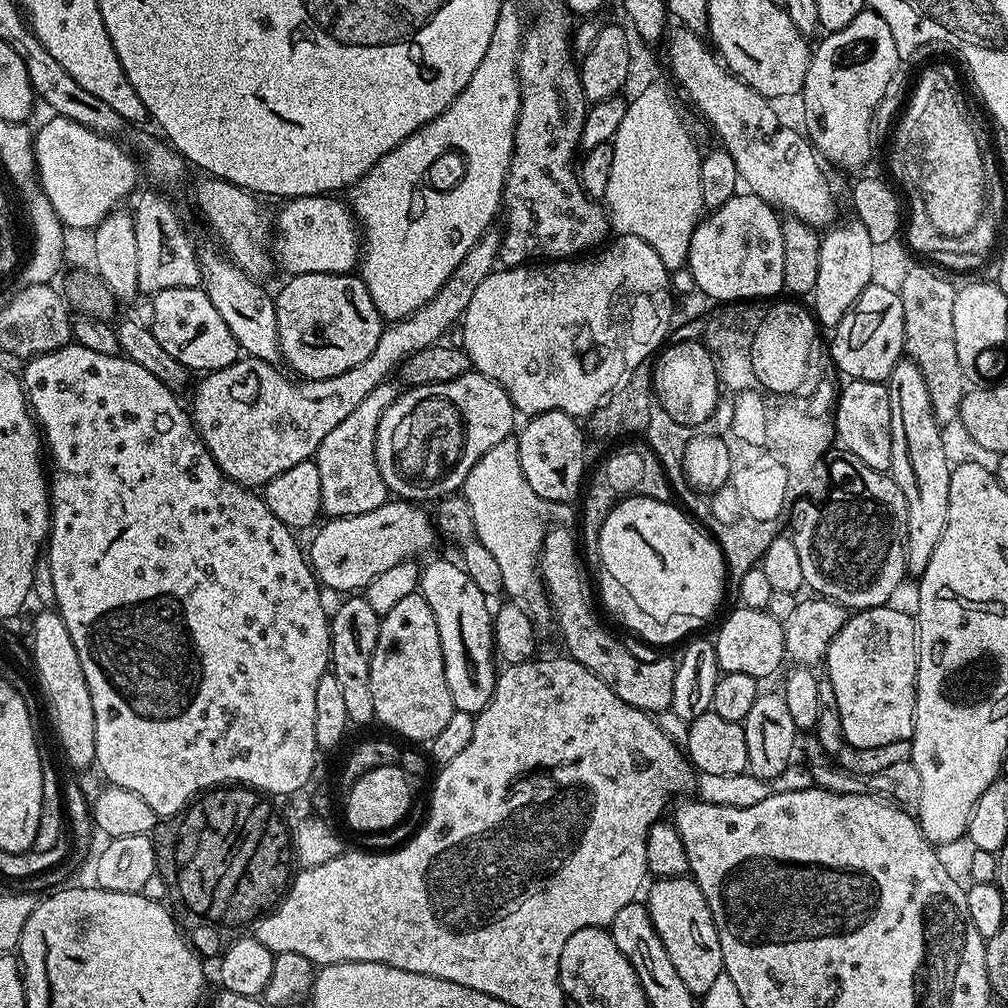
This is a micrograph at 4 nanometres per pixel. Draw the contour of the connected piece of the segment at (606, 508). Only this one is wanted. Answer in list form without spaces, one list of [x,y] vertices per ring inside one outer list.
[[[636,442],[625,443],[628,444],[625,448],[620,448],[613,456],[606,457],[597,466],[596,473],[593,476],[591,473],[590,479],[587,481],[586,491],[582,496],[582,501],[584,500],[582,552],[585,557],[594,557],[600,553],[602,522],[606,522],[606,518],[615,504],[628,500],[632,496],[667,501],[673,499],[672,484],[668,480],[668,472],[664,469],[664,463],[653,454],[647,443],[645,445],[632,443]]]

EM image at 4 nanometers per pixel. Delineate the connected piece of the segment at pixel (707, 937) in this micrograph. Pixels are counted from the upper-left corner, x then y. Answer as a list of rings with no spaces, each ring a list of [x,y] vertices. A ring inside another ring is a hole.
[[[687,875],[656,878],[651,884],[646,899],[650,922],[658,938],[662,938],[662,946],[666,946],[666,954],[670,954],[670,962],[674,962],[674,970],[678,970],[678,978],[682,978],[686,990],[690,990],[693,997],[703,998],[718,974],[724,972],[722,942],[718,942],[710,906],[695,880]]]

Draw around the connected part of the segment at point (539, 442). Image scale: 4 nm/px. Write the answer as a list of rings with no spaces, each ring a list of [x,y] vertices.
[[[543,412],[537,416],[531,417],[527,421],[528,425],[524,429],[519,429],[518,435],[515,437],[518,442],[518,458],[522,462],[522,474],[526,478],[526,482],[530,482],[530,486],[534,490],[534,494],[538,494],[538,498],[549,500],[551,504],[571,505],[571,500],[581,495],[582,485],[586,480],[586,472],[584,476],[584,440],[585,433],[578,425],[577,417],[566,414],[565,412]]]

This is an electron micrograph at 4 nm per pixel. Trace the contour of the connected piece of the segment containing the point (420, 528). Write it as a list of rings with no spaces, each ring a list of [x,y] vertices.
[[[392,498],[378,506],[378,510],[337,516],[324,522],[328,524],[321,523],[315,529],[312,545],[306,548],[308,562],[317,580],[325,589],[344,592],[340,594],[356,594],[367,588],[375,576],[390,570],[390,566],[418,557],[419,552],[431,546],[432,532],[434,534],[433,517],[429,513],[427,516],[420,508],[423,507],[419,503]]]

